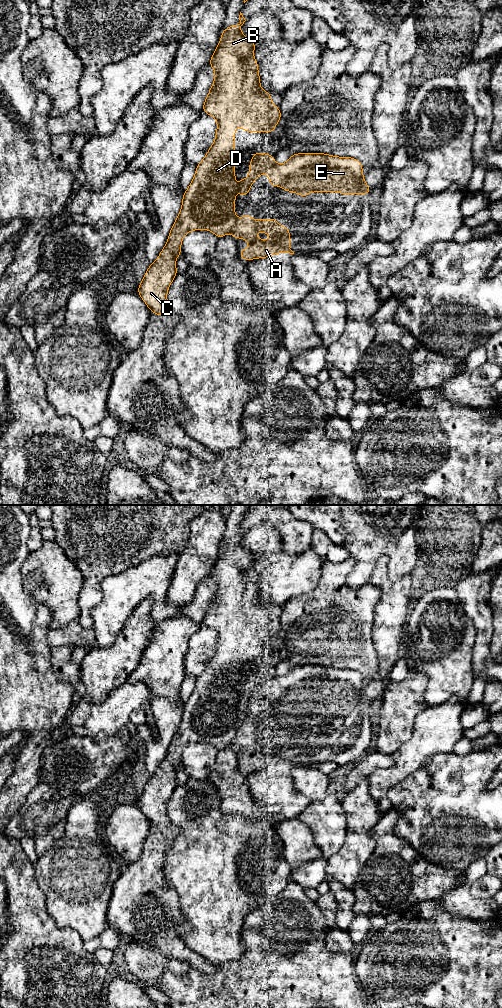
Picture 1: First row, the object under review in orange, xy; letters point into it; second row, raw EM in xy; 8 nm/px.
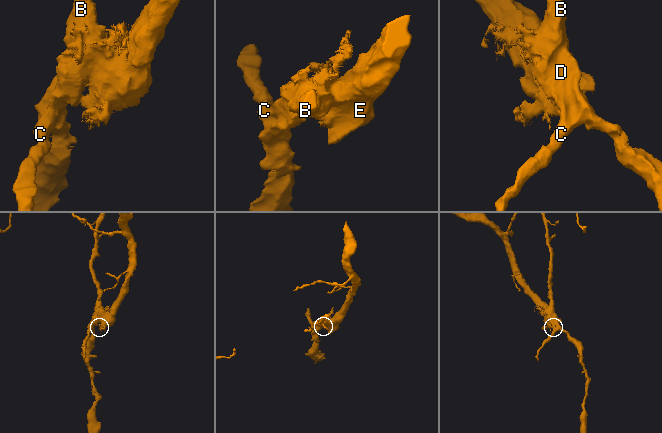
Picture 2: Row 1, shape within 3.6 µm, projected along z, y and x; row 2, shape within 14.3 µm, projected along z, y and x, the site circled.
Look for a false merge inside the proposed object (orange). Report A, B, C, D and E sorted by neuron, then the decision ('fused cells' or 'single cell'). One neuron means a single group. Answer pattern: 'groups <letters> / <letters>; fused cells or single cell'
groups A E / B C D; fused cells

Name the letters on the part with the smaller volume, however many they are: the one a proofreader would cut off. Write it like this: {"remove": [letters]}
{"remove": ["B", "C", "D"]}

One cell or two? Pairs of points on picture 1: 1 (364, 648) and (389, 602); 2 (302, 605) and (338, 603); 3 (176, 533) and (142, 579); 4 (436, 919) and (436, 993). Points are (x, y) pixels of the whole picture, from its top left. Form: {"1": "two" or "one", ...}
{"1": "two", "2": "one", "3": "two", "4": "one"}

